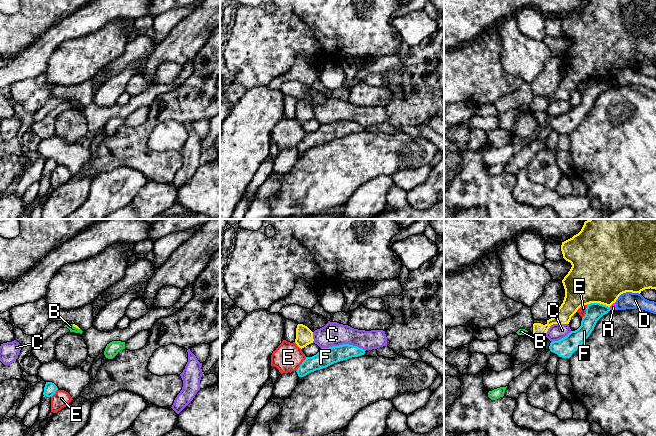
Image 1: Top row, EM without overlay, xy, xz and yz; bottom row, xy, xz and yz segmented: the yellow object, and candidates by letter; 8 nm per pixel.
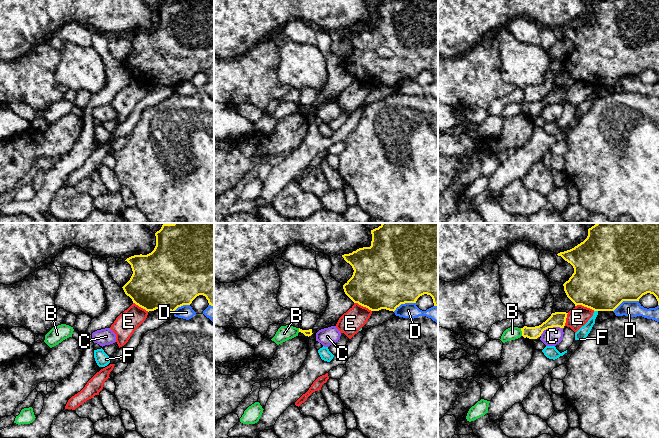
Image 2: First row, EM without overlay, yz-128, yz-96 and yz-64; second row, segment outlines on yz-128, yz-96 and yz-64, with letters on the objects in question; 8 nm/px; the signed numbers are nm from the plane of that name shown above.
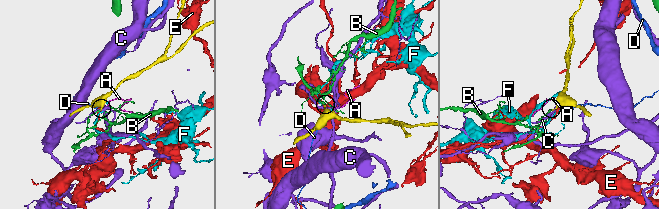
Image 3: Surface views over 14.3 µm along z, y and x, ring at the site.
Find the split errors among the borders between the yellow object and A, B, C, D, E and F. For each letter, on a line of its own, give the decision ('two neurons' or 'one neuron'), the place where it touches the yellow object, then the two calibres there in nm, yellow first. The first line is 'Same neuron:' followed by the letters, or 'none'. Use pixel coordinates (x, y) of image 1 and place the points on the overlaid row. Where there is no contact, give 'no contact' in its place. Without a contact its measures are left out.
Same neuron: none
A: two neurons; contact yz (611, 304); calibres 440 and 50 nm
B: two neurons; contact xy (76, 327); calibres 20 and 50 nm
C: two neurons; contact yz (554, 323); calibres 160 and 130 nm
D: two neurons; contact yz (626, 291); calibres 500 and 140 nm
E: two neurons; contact yz (581, 305); calibres 400 and 60 nm
F: two neurons; contact yz (598, 302); calibres 480 and 140 nm

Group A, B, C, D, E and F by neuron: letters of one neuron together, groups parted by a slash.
A D / B / C / E / F

